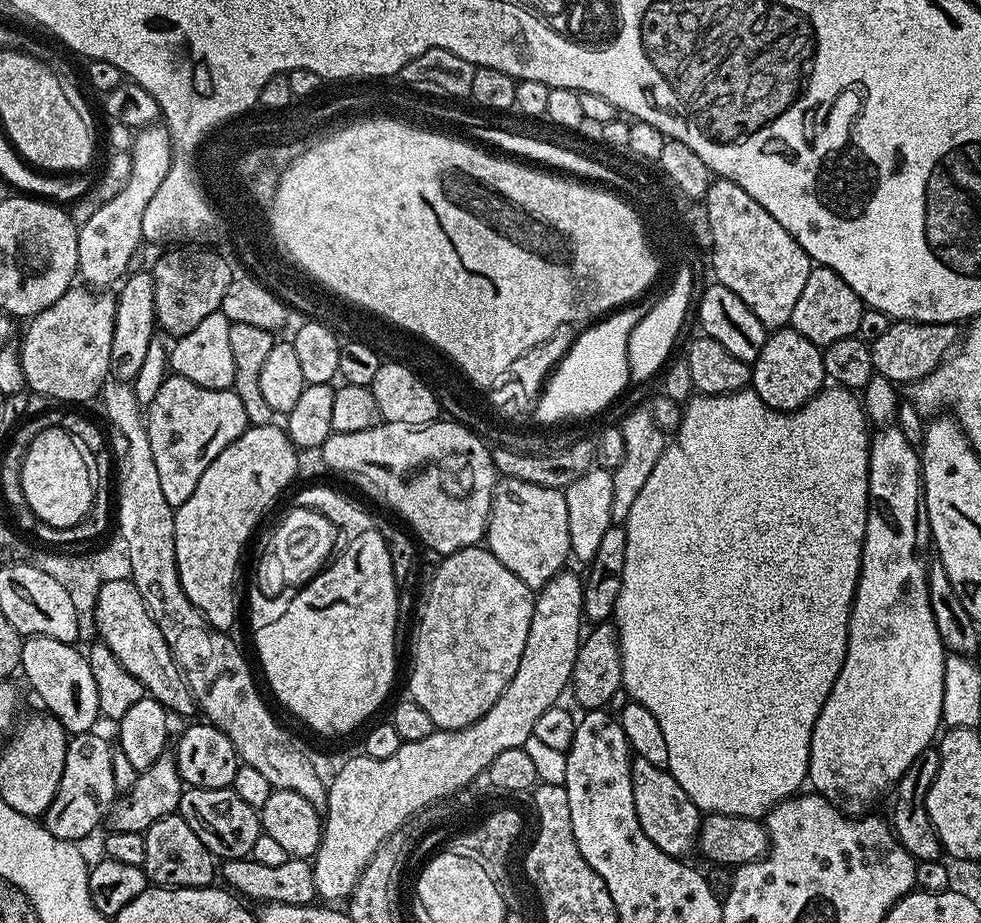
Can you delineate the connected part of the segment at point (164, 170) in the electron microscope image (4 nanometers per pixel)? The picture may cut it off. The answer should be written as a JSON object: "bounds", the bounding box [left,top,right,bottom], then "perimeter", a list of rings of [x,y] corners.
{"bounds":[77,124,172,288],"perimeter":[[[155,124],[148,128],[141,129],[135,136],[133,146],[130,146],[131,156],[131,170],[130,178],[127,184],[112,199],[104,200],[101,207],[96,209],[88,218],[88,220],[79,227],[77,236],[78,242],[78,258],[79,266],[77,273],[83,283],[86,283],[92,288],[106,288],[110,283],[117,283],[128,270],[128,262],[135,254],[138,244],[143,241],[141,234],[142,230],[142,216],[146,212],[147,206],[152,198],[154,198],[155,191],[161,186],[162,181],[169,173],[170,162],[172,161],[172,143],[169,142],[168,129],[162,124]]]}

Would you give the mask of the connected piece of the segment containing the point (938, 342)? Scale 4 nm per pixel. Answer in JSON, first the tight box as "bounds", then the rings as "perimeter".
{"bounds":[870,320,962,386],"perimeter":[[[901,320],[889,325],[885,332],[877,334],[870,347],[875,371],[897,386],[915,385],[931,374],[944,363],[962,336],[961,329],[955,324],[916,324],[913,320]]]}

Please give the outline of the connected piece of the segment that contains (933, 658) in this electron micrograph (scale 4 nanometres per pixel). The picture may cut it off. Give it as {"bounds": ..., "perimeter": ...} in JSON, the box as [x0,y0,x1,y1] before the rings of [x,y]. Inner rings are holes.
{"bounds":[808,424,946,818],"perimeter":[[[888,424],[871,433],[868,449],[868,522],[862,566],[852,603],[842,670],[814,722],[808,780],[839,812],[857,818],[871,813],[883,792],[891,793],[906,770],[937,739],[942,728],[946,649],[930,610],[928,511],[919,451],[900,428]]]}

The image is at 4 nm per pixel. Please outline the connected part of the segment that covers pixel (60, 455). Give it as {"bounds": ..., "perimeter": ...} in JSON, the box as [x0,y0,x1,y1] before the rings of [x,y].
{"bounds":[21,428,93,527],"perimeter":[[[65,428],[42,430],[29,444],[22,462],[21,484],[26,502],[44,523],[52,527],[74,526],[92,506],[93,473],[88,468],[85,451]]]}

